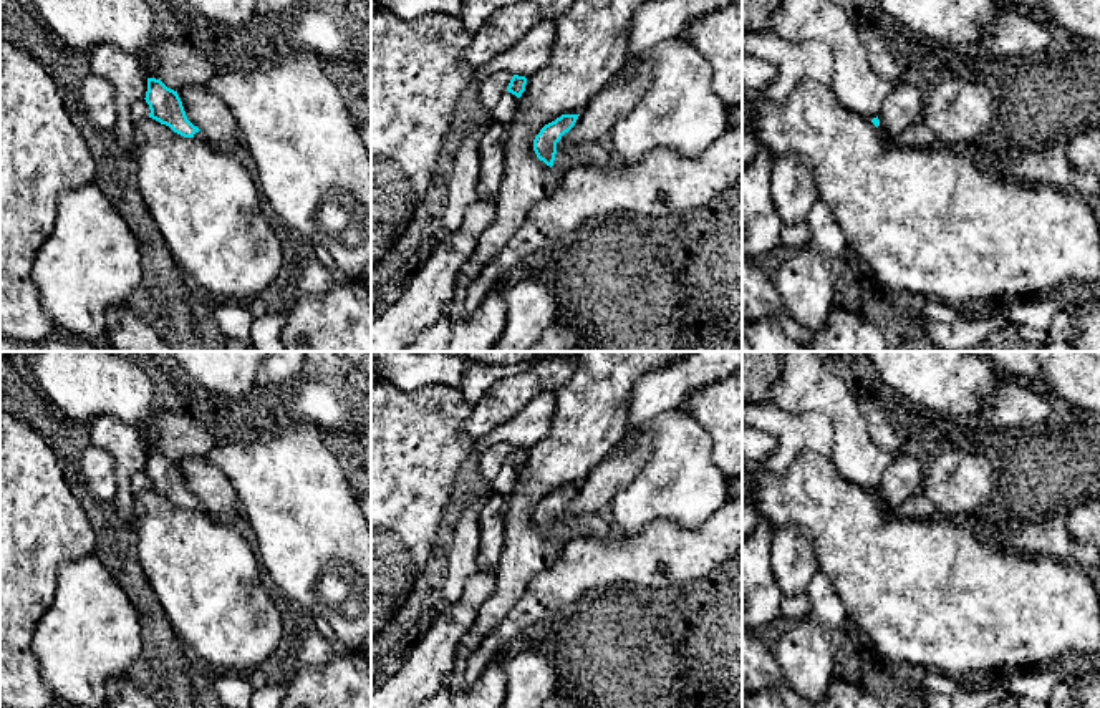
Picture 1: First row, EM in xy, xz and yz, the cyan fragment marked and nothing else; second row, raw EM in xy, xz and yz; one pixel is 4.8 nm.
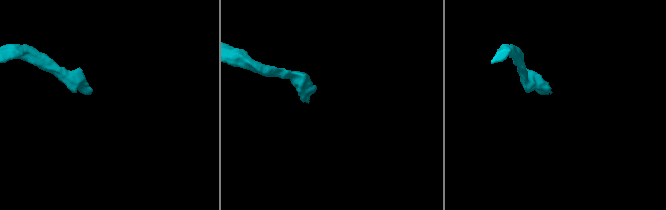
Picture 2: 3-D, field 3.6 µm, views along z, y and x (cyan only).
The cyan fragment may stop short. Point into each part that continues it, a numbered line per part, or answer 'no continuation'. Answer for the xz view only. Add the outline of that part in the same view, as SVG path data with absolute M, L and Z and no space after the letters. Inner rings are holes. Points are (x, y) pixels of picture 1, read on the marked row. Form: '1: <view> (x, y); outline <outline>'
1: xz (595, 155); outline M558 141L552 167L558 171L568 171L572 167L601 167L605 164L618 162L621 162L621 159L605 141L567 146Z

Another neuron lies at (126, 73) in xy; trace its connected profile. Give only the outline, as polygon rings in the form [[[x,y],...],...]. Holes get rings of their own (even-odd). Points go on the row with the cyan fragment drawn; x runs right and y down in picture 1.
[[[113,43],[91,46],[88,61],[89,73],[108,80],[114,90],[116,124],[113,134],[118,144],[128,153],[138,153],[134,144],[134,121],[131,108],[146,98],[147,75],[142,61],[124,53]]]

